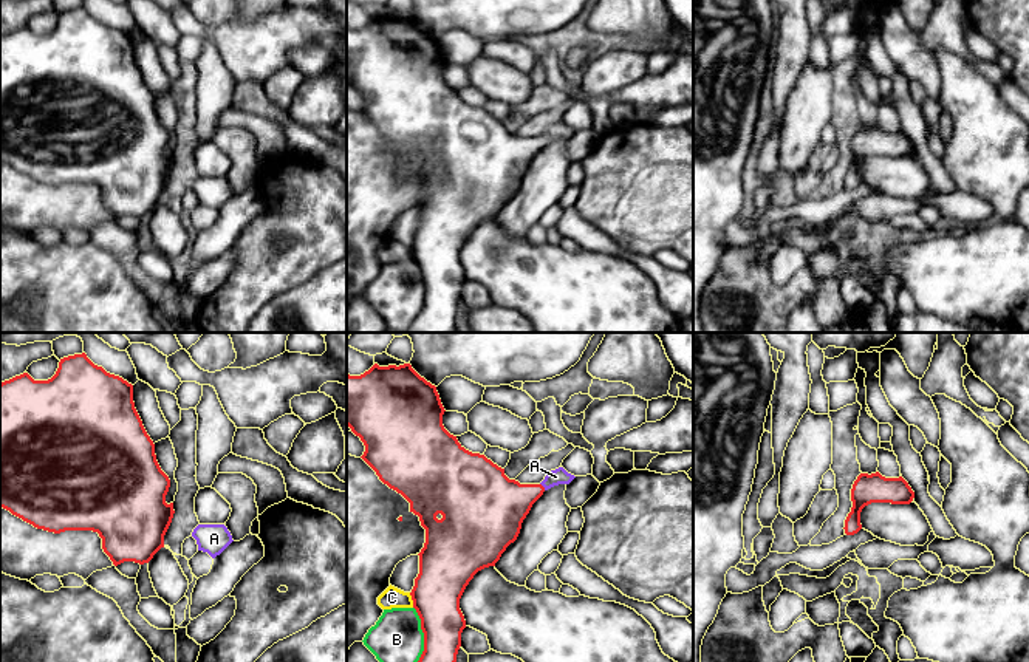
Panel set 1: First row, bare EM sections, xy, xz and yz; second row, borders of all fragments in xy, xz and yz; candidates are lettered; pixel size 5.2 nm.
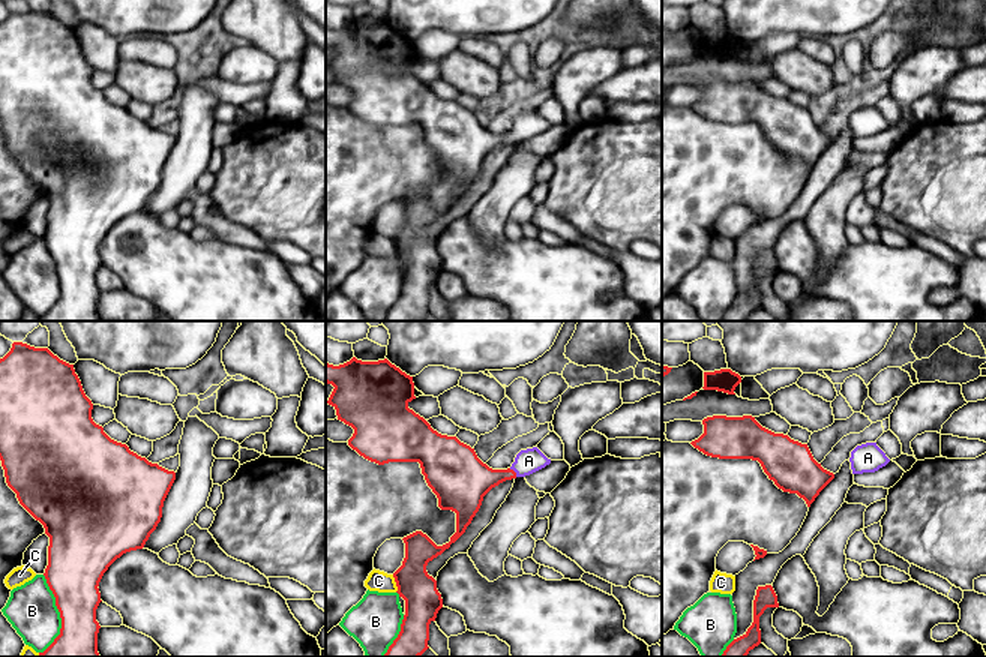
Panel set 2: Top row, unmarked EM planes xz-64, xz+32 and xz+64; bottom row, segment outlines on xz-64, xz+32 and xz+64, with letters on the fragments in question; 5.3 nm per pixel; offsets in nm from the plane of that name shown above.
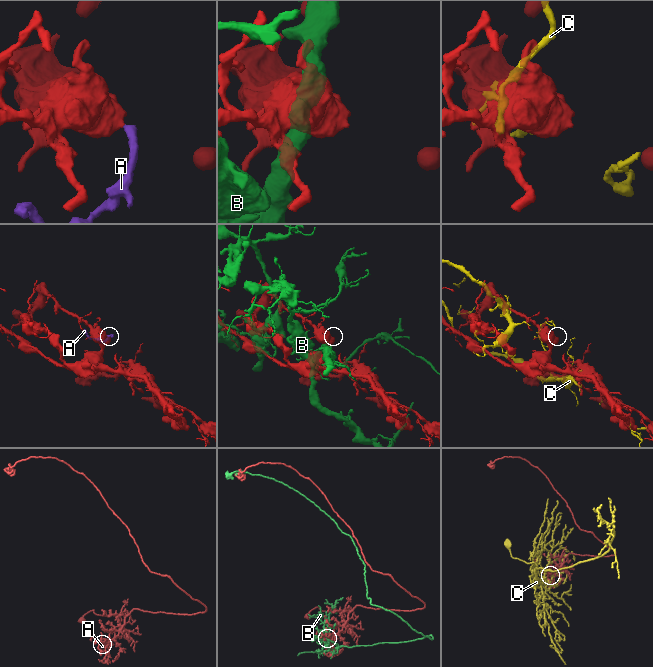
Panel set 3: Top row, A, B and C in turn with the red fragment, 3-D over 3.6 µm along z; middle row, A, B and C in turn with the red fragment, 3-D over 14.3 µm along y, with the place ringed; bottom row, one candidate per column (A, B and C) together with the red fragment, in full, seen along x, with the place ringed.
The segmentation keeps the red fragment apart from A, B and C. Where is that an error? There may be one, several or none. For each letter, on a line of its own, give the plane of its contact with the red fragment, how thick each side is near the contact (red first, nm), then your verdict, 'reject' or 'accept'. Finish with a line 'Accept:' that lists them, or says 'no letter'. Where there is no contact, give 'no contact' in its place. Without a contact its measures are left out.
A: meets red in xz; 300 nm thick on the red side, 80 nm on the other; accept
B: meets red in xz; 240 nm thick on the red side, 280 nm on the other; reject
C: meets red in xz; 280 nm thick on the red side, 110 nm on the other; reject
Accept: A

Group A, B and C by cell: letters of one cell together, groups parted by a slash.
A / B / C

